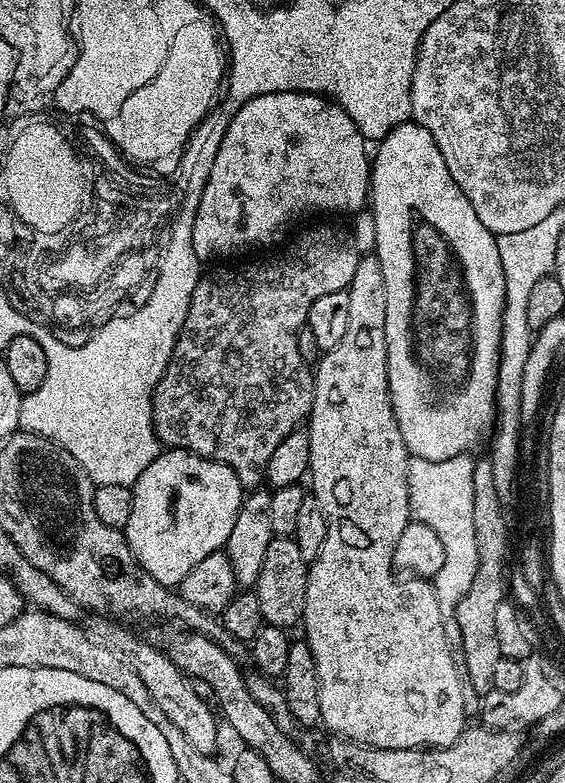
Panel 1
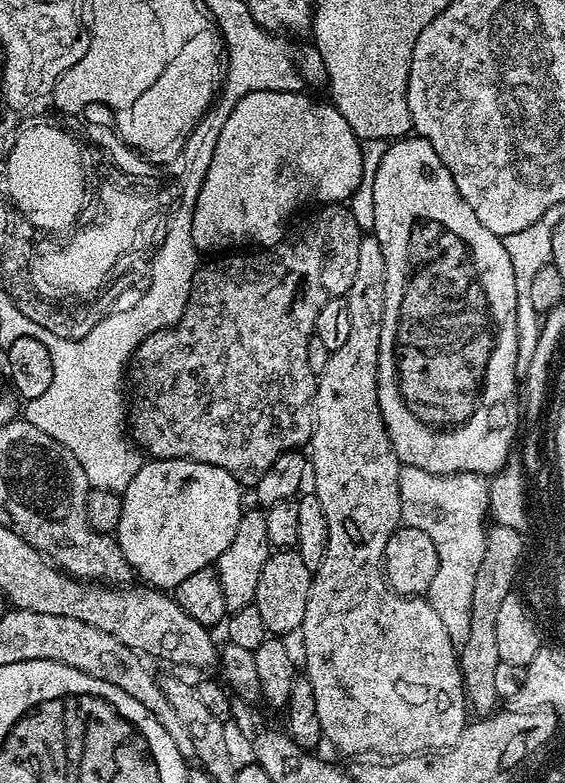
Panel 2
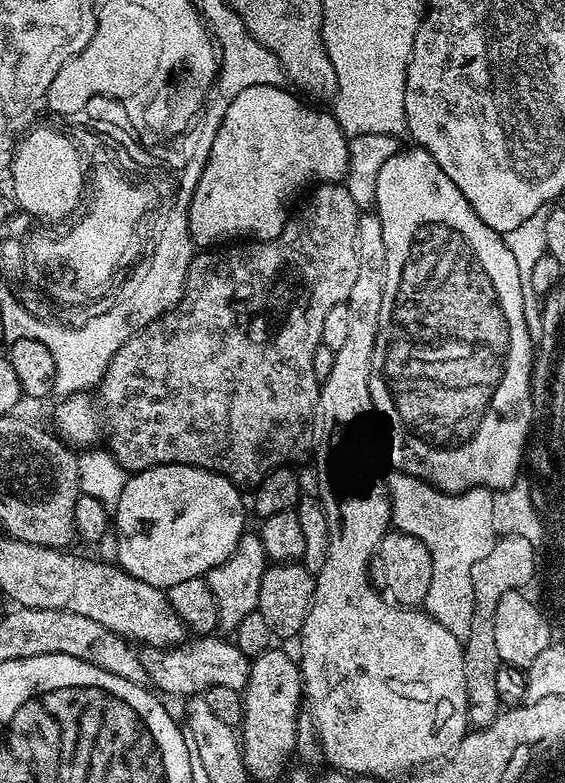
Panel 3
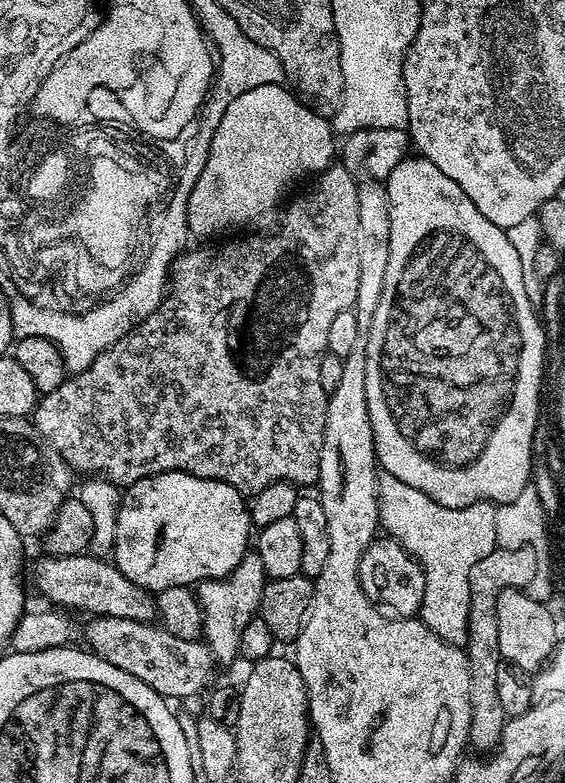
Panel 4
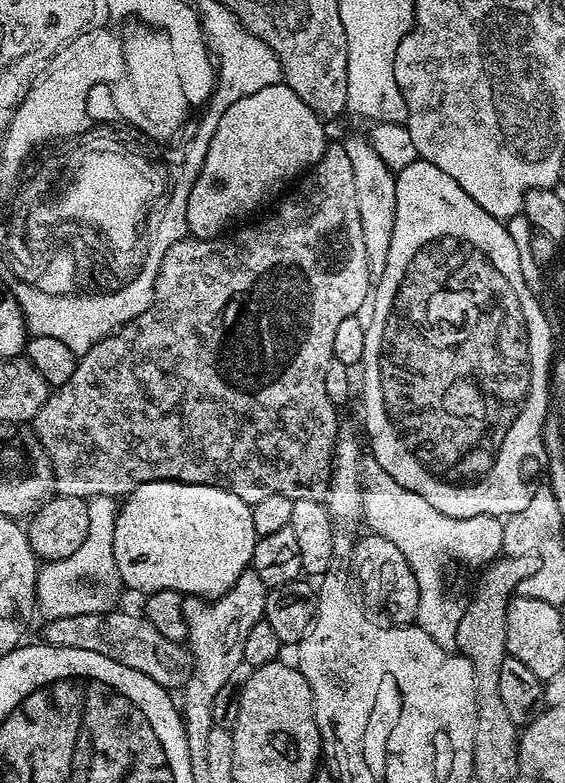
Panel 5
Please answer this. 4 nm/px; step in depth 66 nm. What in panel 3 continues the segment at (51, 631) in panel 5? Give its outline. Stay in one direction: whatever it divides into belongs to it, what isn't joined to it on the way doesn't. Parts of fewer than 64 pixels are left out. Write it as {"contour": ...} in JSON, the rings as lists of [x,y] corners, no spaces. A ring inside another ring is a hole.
{"contour":[[[213,634],[194,638],[191,639],[192,642],[190,640],[174,648],[141,647],[138,653],[147,683],[165,697],[191,698],[207,692],[214,686],[230,686],[230,690],[243,693],[250,678],[252,660],[246,654],[242,654],[242,650],[238,650],[236,643],[219,640],[218,637],[219,635]]]}

